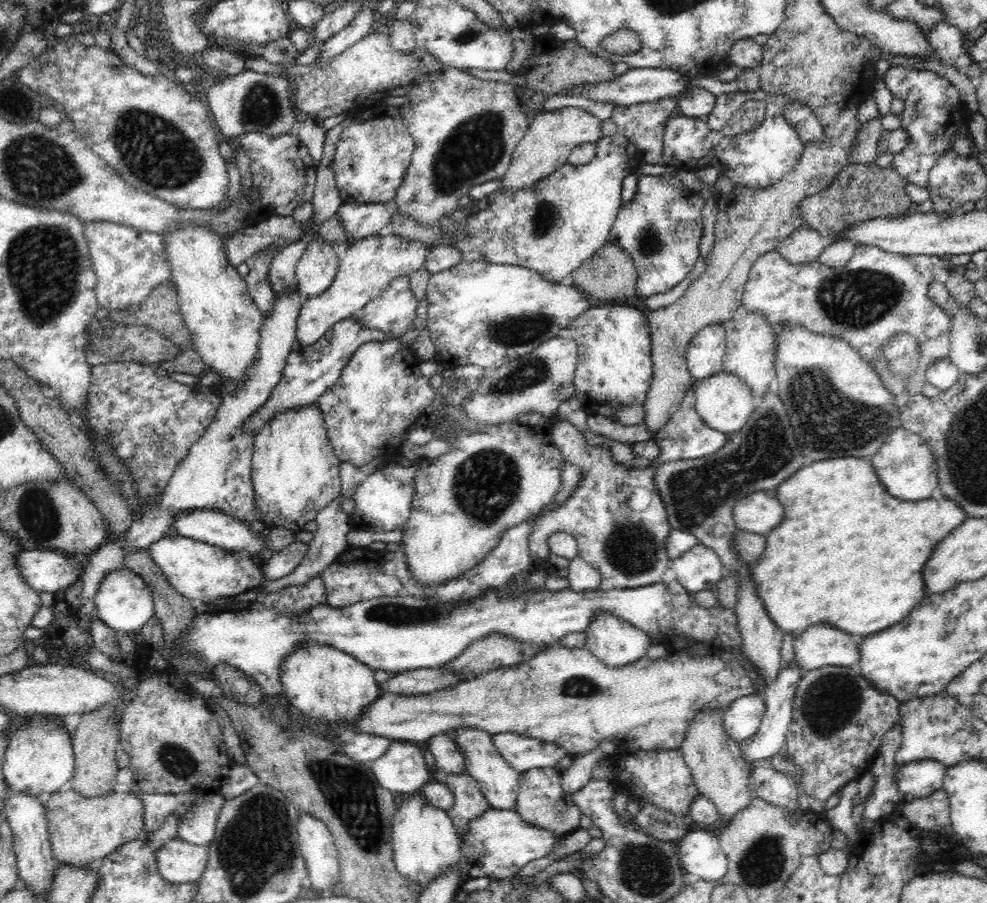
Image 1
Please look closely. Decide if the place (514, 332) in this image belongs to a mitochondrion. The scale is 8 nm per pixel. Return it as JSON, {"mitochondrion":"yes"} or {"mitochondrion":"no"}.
{"mitochondrion":"yes"}

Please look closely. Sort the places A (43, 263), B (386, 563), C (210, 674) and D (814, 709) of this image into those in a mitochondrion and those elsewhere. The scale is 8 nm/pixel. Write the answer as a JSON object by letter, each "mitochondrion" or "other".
{"A":"mitochondrion","B":"other","C":"other","D":"mitochondrion"}

